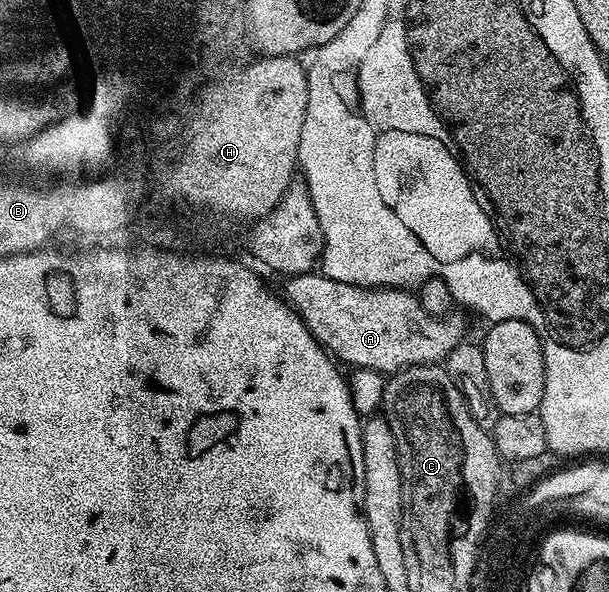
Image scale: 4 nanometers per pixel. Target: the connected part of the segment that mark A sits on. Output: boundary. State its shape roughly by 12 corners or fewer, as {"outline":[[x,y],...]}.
{"outline":[[320,271],[286,304],[339,362],[389,375],[442,363],[460,322],[404,289]]}

